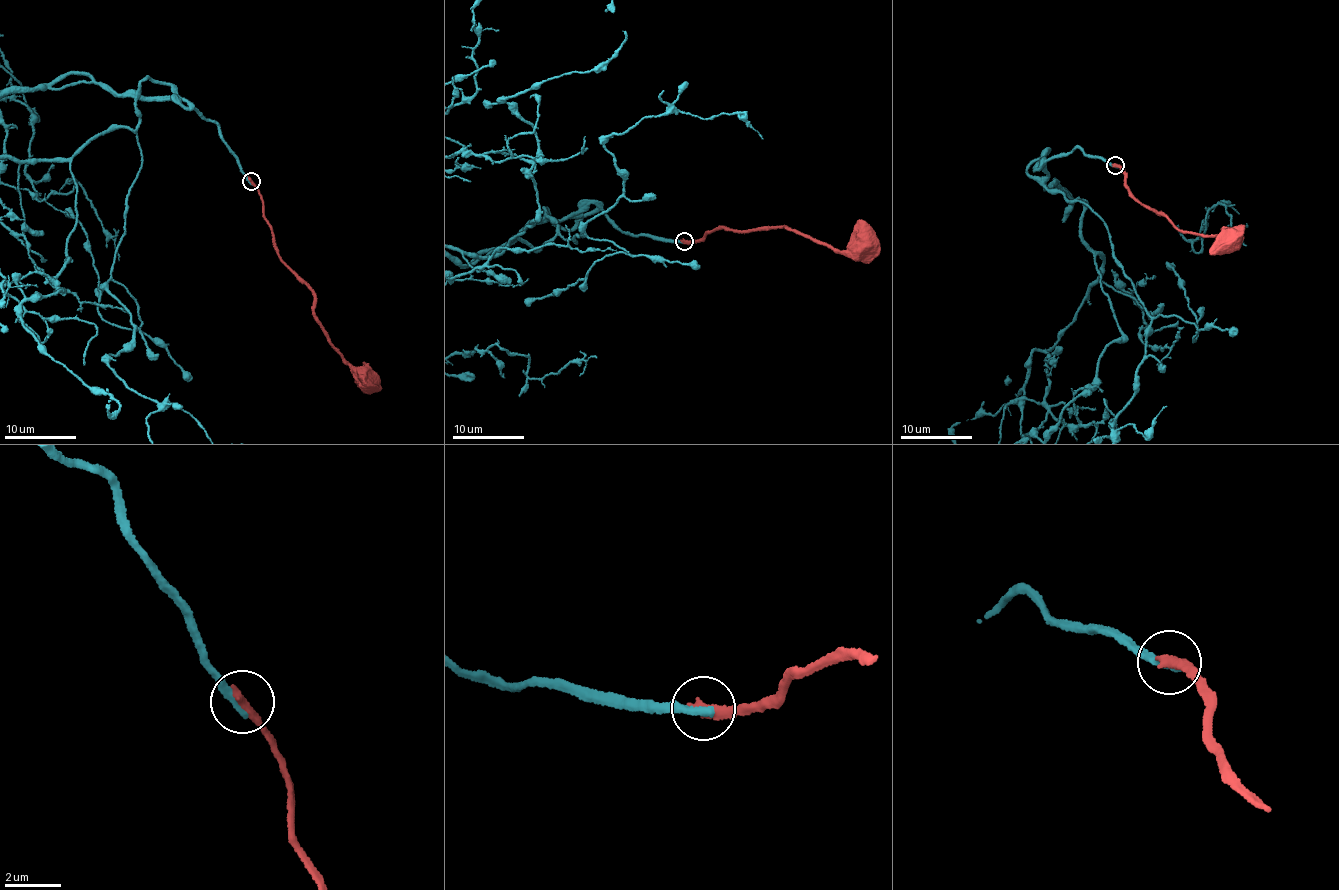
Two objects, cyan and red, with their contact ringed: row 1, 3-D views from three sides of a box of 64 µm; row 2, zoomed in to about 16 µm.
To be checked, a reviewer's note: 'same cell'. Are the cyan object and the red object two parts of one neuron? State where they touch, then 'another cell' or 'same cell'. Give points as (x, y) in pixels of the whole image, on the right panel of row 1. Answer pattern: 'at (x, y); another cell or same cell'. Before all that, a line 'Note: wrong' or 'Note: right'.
Note: wrong
at (1115, 165); another cell

